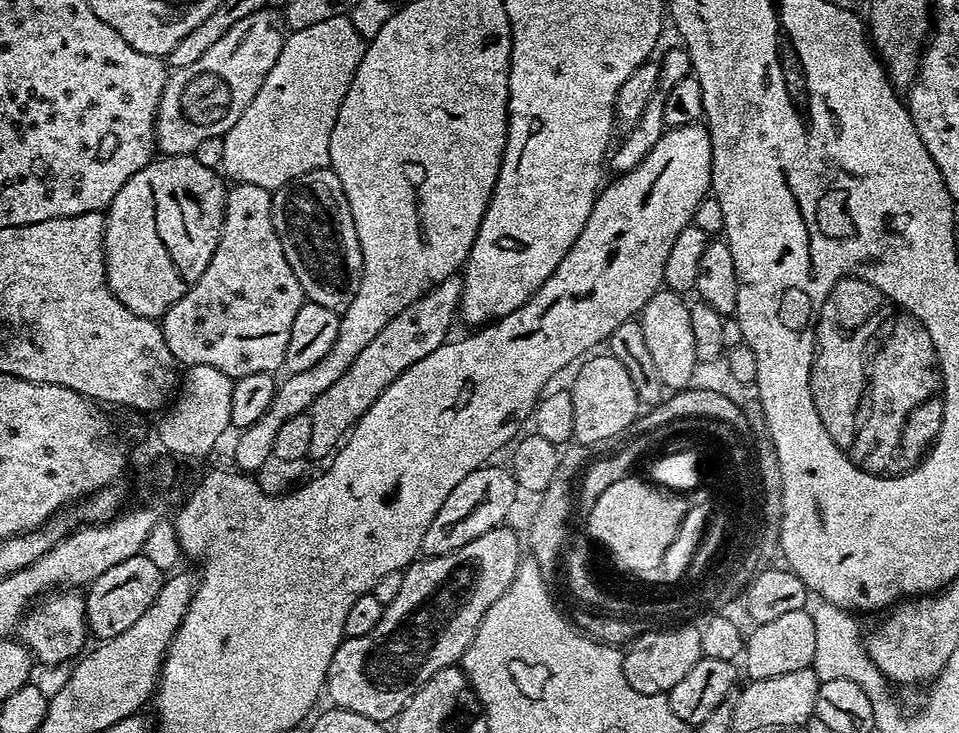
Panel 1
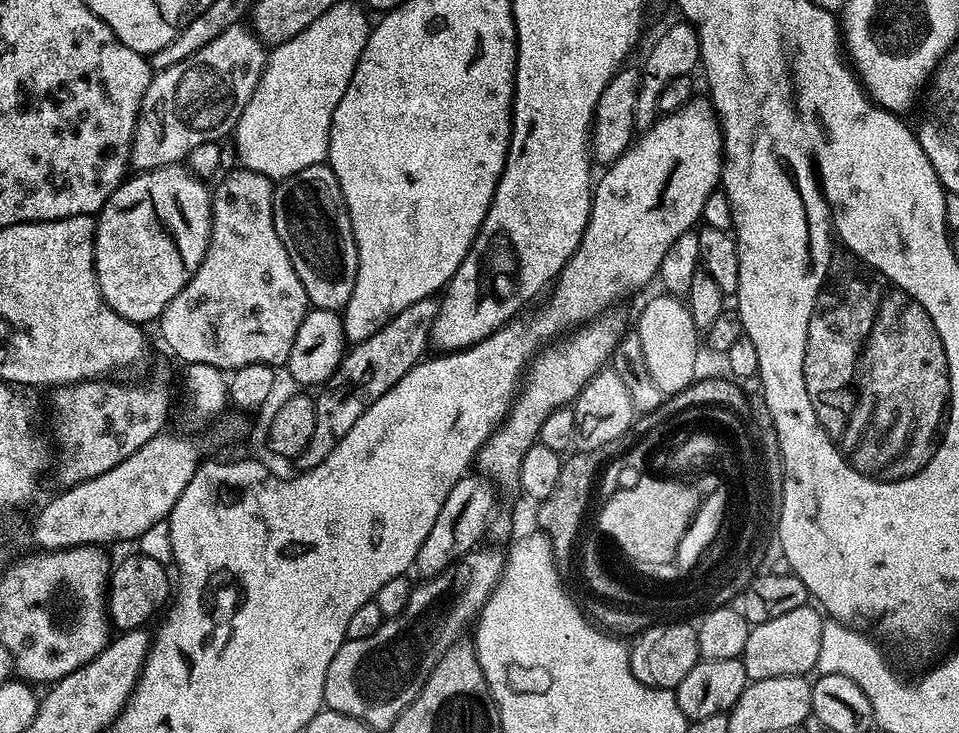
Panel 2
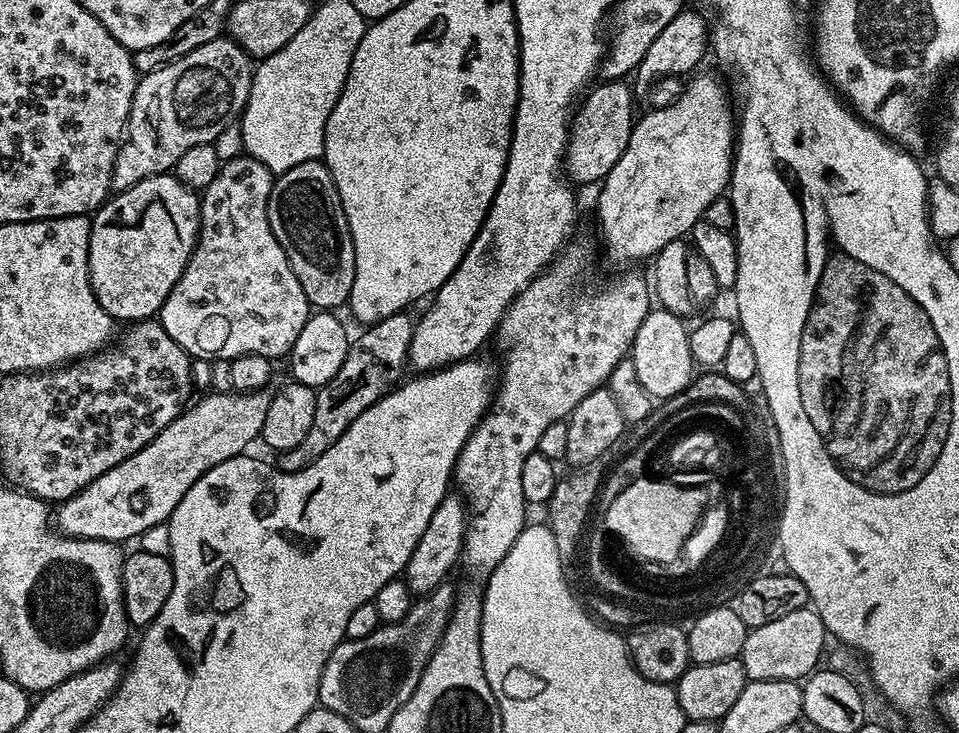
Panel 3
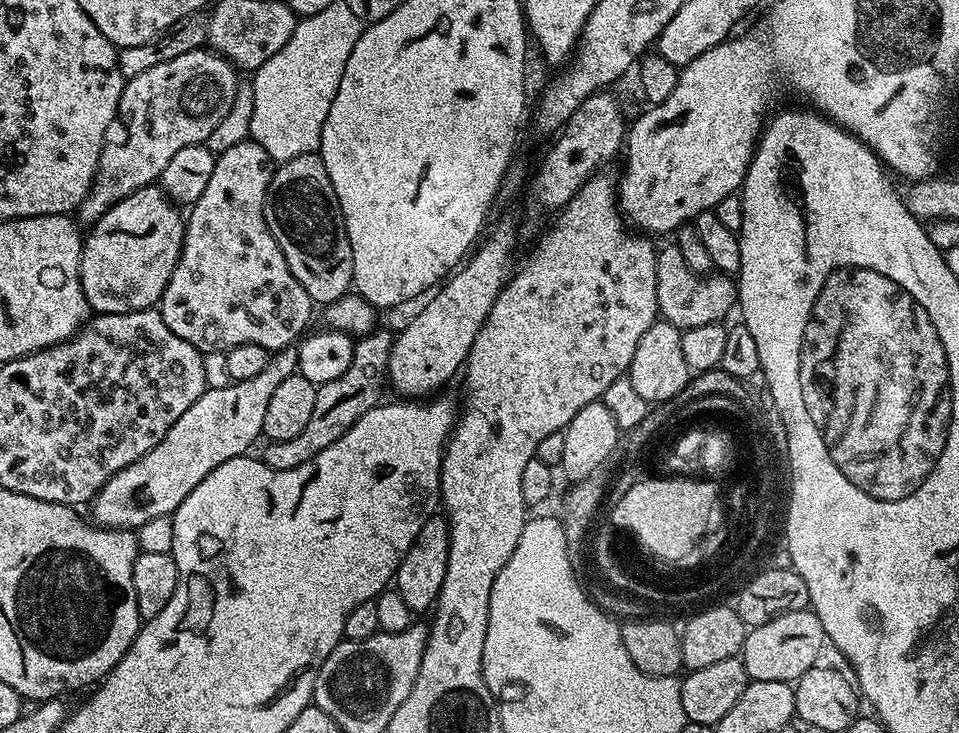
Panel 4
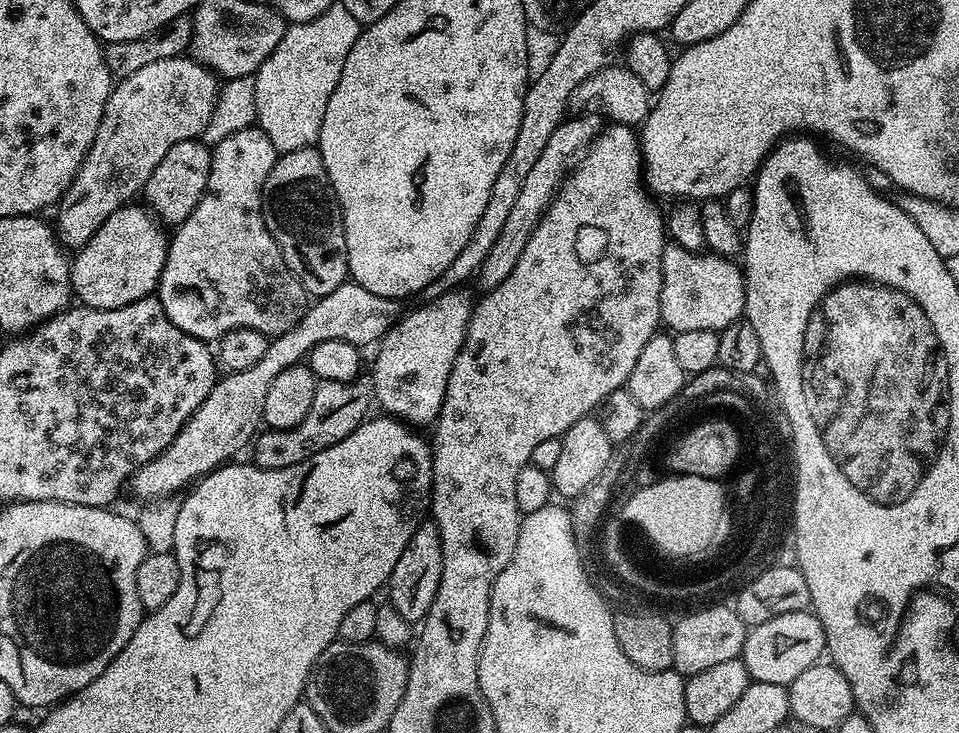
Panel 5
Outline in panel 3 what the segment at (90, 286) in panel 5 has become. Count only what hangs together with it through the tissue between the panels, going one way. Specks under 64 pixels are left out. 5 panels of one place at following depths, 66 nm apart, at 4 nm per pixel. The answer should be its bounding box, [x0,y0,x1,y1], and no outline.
[88,174,200,322]

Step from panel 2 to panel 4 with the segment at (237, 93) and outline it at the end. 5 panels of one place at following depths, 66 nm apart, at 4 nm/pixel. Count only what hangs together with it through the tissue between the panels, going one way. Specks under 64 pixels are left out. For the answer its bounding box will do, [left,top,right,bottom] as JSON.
[78,47,237,226]

